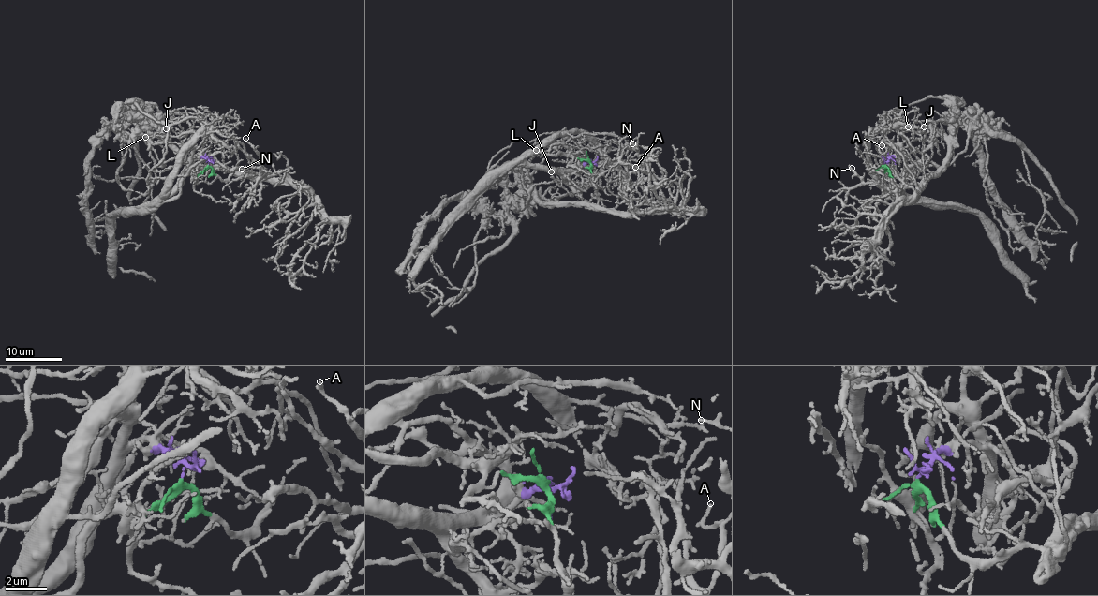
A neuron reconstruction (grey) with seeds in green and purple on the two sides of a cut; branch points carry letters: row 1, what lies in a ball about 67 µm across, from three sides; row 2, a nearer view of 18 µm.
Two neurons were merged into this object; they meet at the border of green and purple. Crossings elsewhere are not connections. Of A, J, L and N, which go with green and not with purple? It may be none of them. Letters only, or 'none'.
A, N

